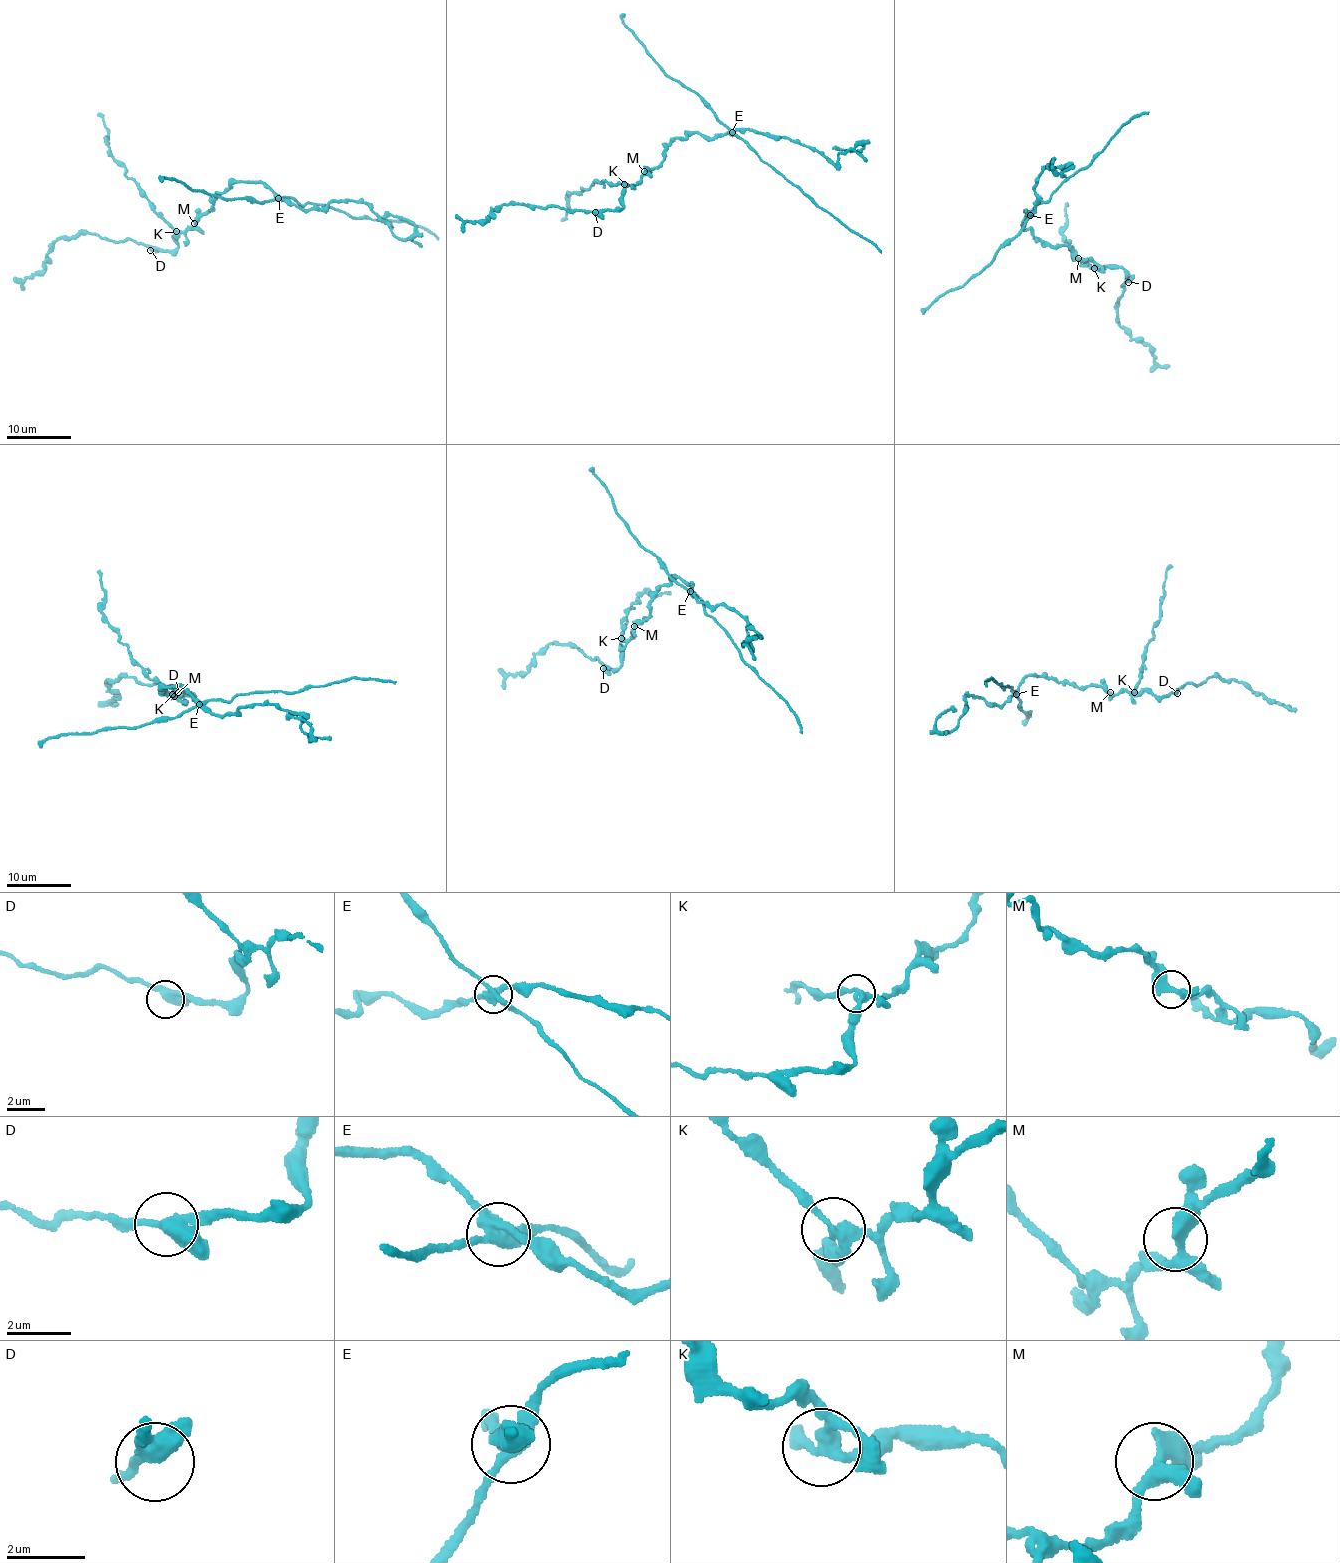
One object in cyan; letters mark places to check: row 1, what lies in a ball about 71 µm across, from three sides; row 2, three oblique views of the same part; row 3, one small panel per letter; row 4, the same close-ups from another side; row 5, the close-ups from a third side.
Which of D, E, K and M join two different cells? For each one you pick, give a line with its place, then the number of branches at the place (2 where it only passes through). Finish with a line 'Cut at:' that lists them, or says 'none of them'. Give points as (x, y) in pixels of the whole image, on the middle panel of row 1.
E: Place: (732, 132). Branches: 4
K: Place: (624, 184). Branches: 3
Cut at: E, K

